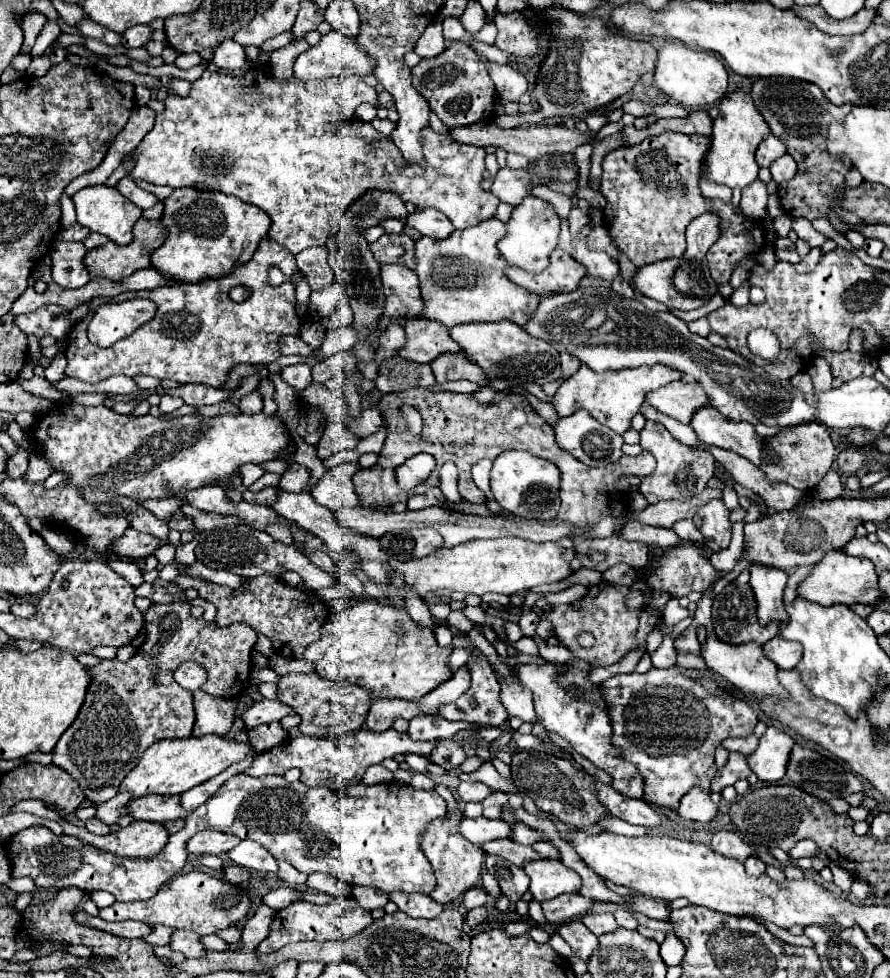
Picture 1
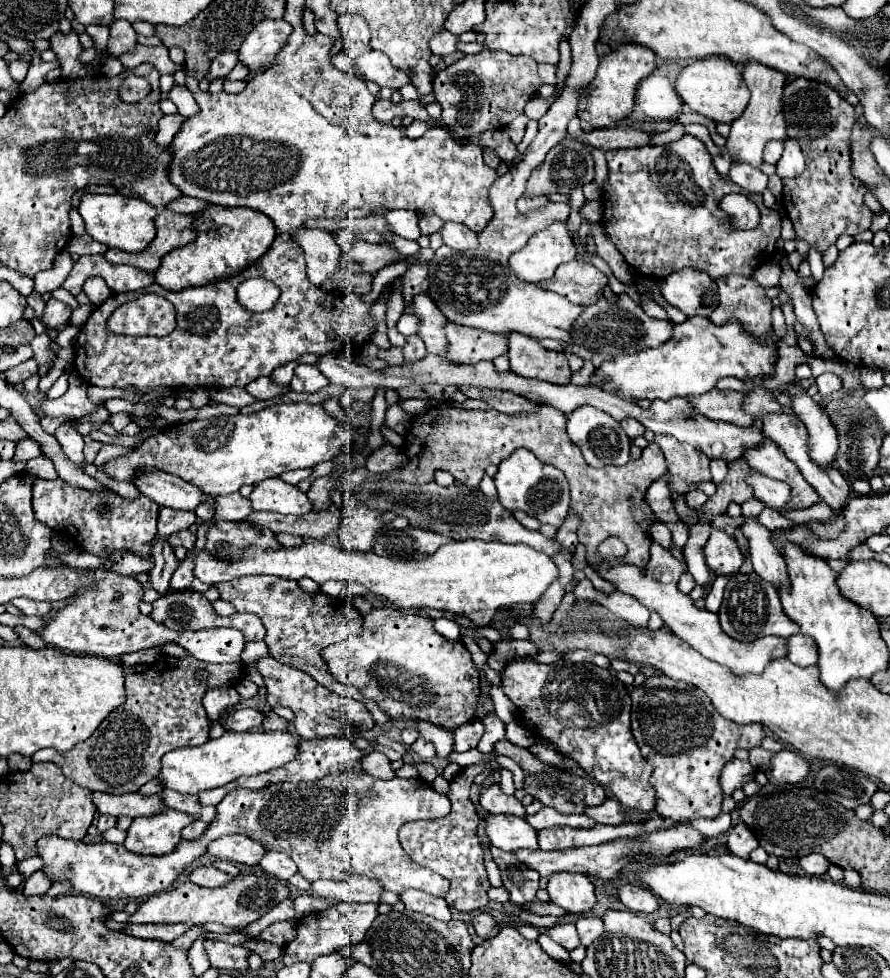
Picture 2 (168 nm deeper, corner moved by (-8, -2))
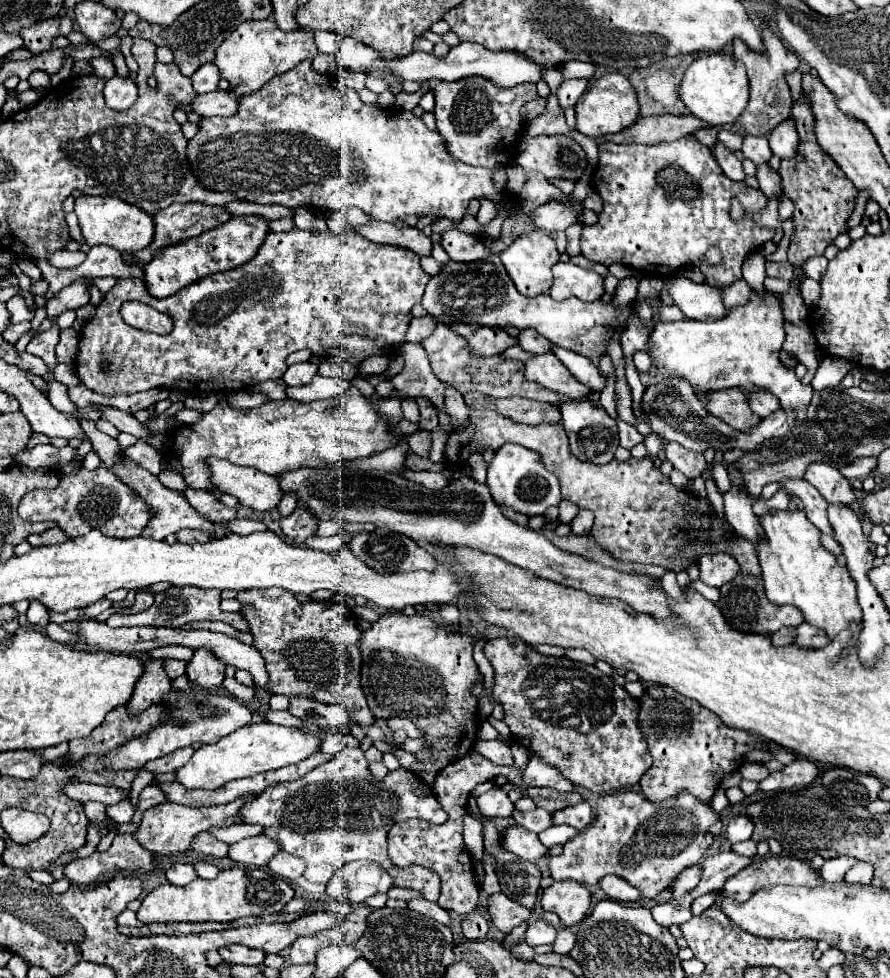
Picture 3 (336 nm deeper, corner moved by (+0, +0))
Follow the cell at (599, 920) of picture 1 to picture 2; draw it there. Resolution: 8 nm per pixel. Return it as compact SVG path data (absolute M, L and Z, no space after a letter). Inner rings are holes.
M583 915L583 917L577 917L575 921L577 925L577 931L579 931L579 937L583 939L583 945L587 947L591 941L595 941L597 937L603 935L605 927L603 927L603 921L599 917L591 917L591 915Z

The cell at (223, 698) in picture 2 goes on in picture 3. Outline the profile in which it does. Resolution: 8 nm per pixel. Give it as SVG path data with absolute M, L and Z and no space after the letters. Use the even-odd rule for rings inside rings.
M201 647L195 651L193 659L187 665L187 677L191 683L197 683L203 689L215 691L225 679L225 663L219 661L209 649Z

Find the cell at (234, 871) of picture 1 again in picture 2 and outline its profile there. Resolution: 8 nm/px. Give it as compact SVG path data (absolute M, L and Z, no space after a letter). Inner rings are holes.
M199 867L195 871L191 871L189 879L195 883L195 885L203 885L203 887L221 887L221 885L227 885L229 881L233 881L233 877L229 873L223 873L215 867Z

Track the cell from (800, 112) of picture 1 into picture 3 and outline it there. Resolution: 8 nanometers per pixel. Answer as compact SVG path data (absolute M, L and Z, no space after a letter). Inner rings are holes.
M801 97L801 101L793 105L791 117L799 131L799 149L795 157L781 161L779 173L783 179L785 195L795 203L795 213L793 213L795 233L791 237L787 259L795 269L797 287L799 287L801 281L805 279L803 263L815 255L823 255L823 251L835 241L837 235L847 233L847 219L853 213L857 189L855 185L851 185L847 175L835 165L835 161L831 161L831 157L827 157L819 149L819 143L815 141L815 133L813 133L811 107L807 105L805 97Z

